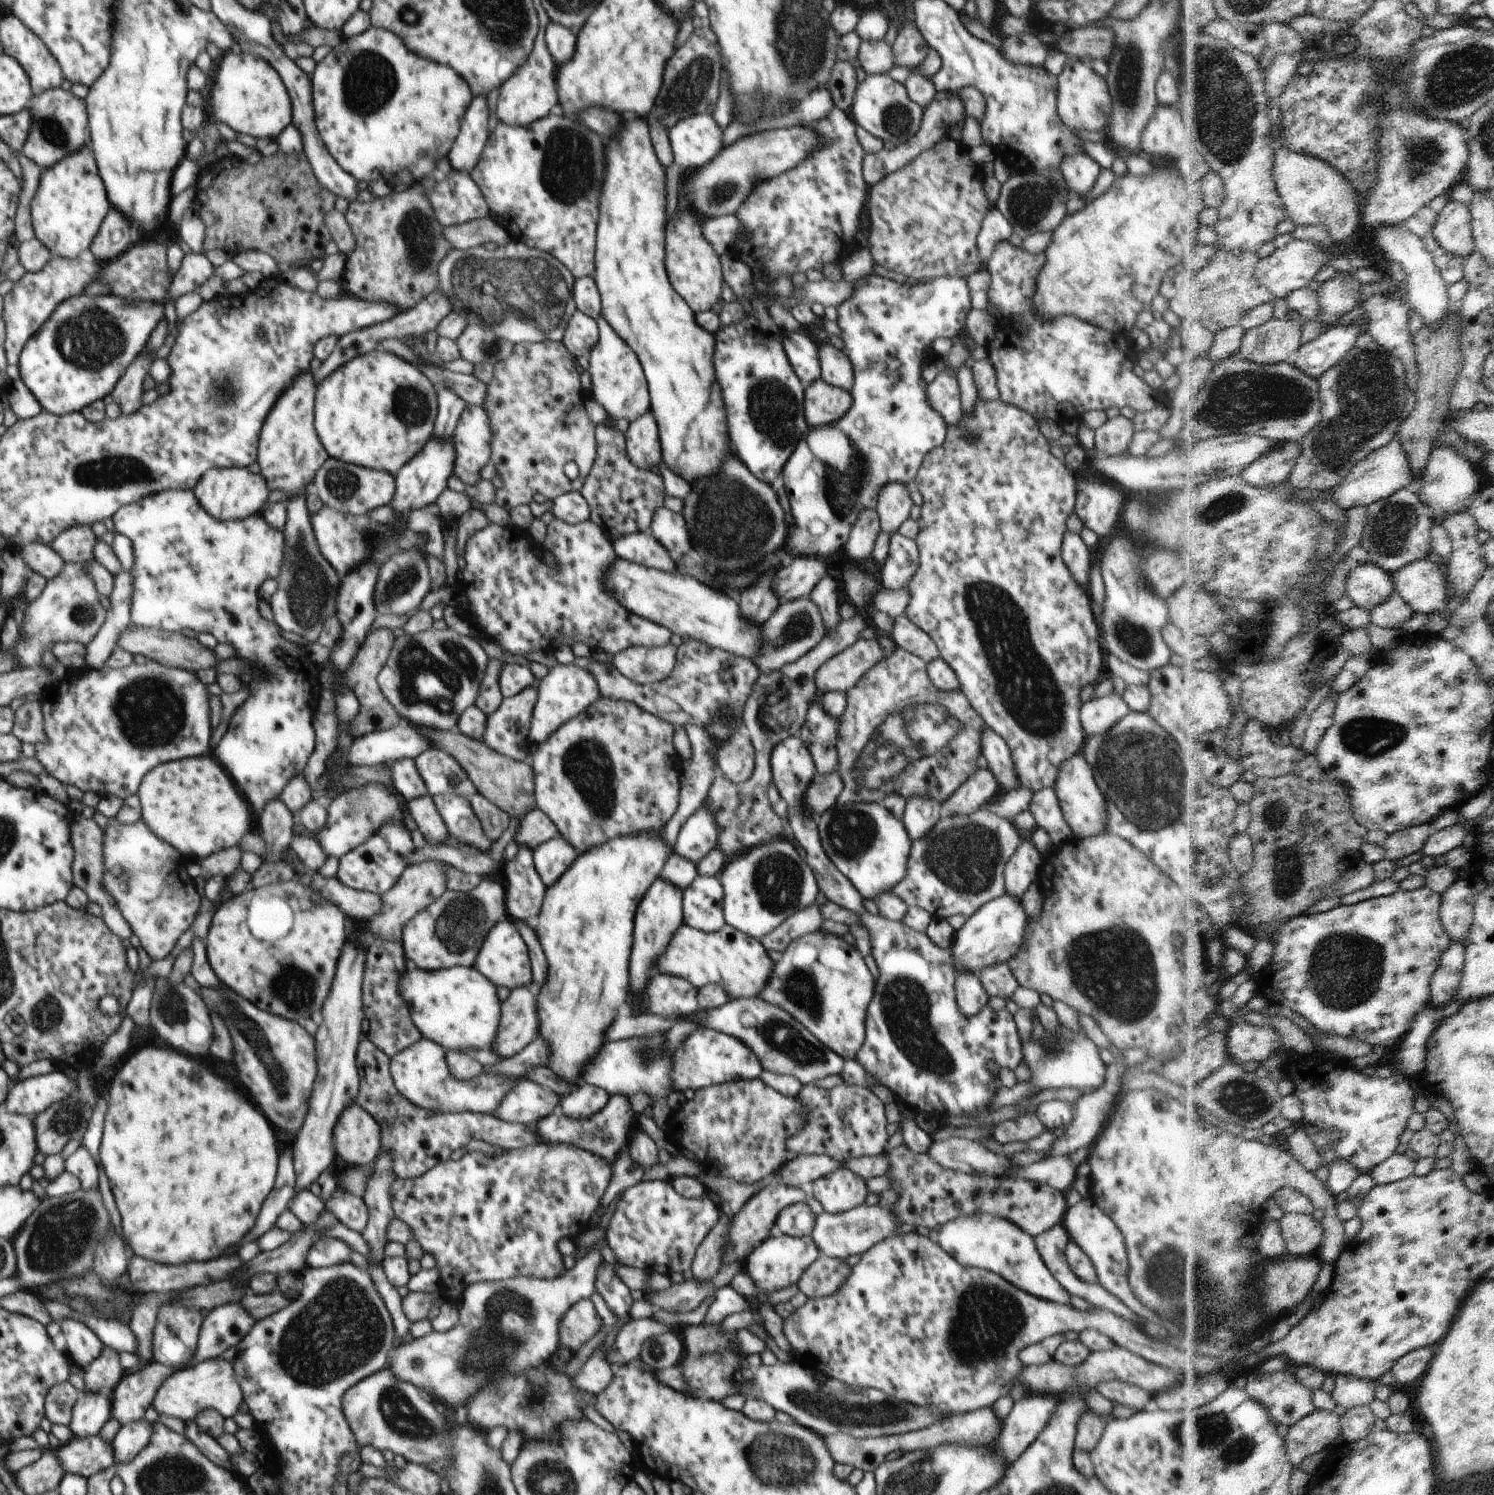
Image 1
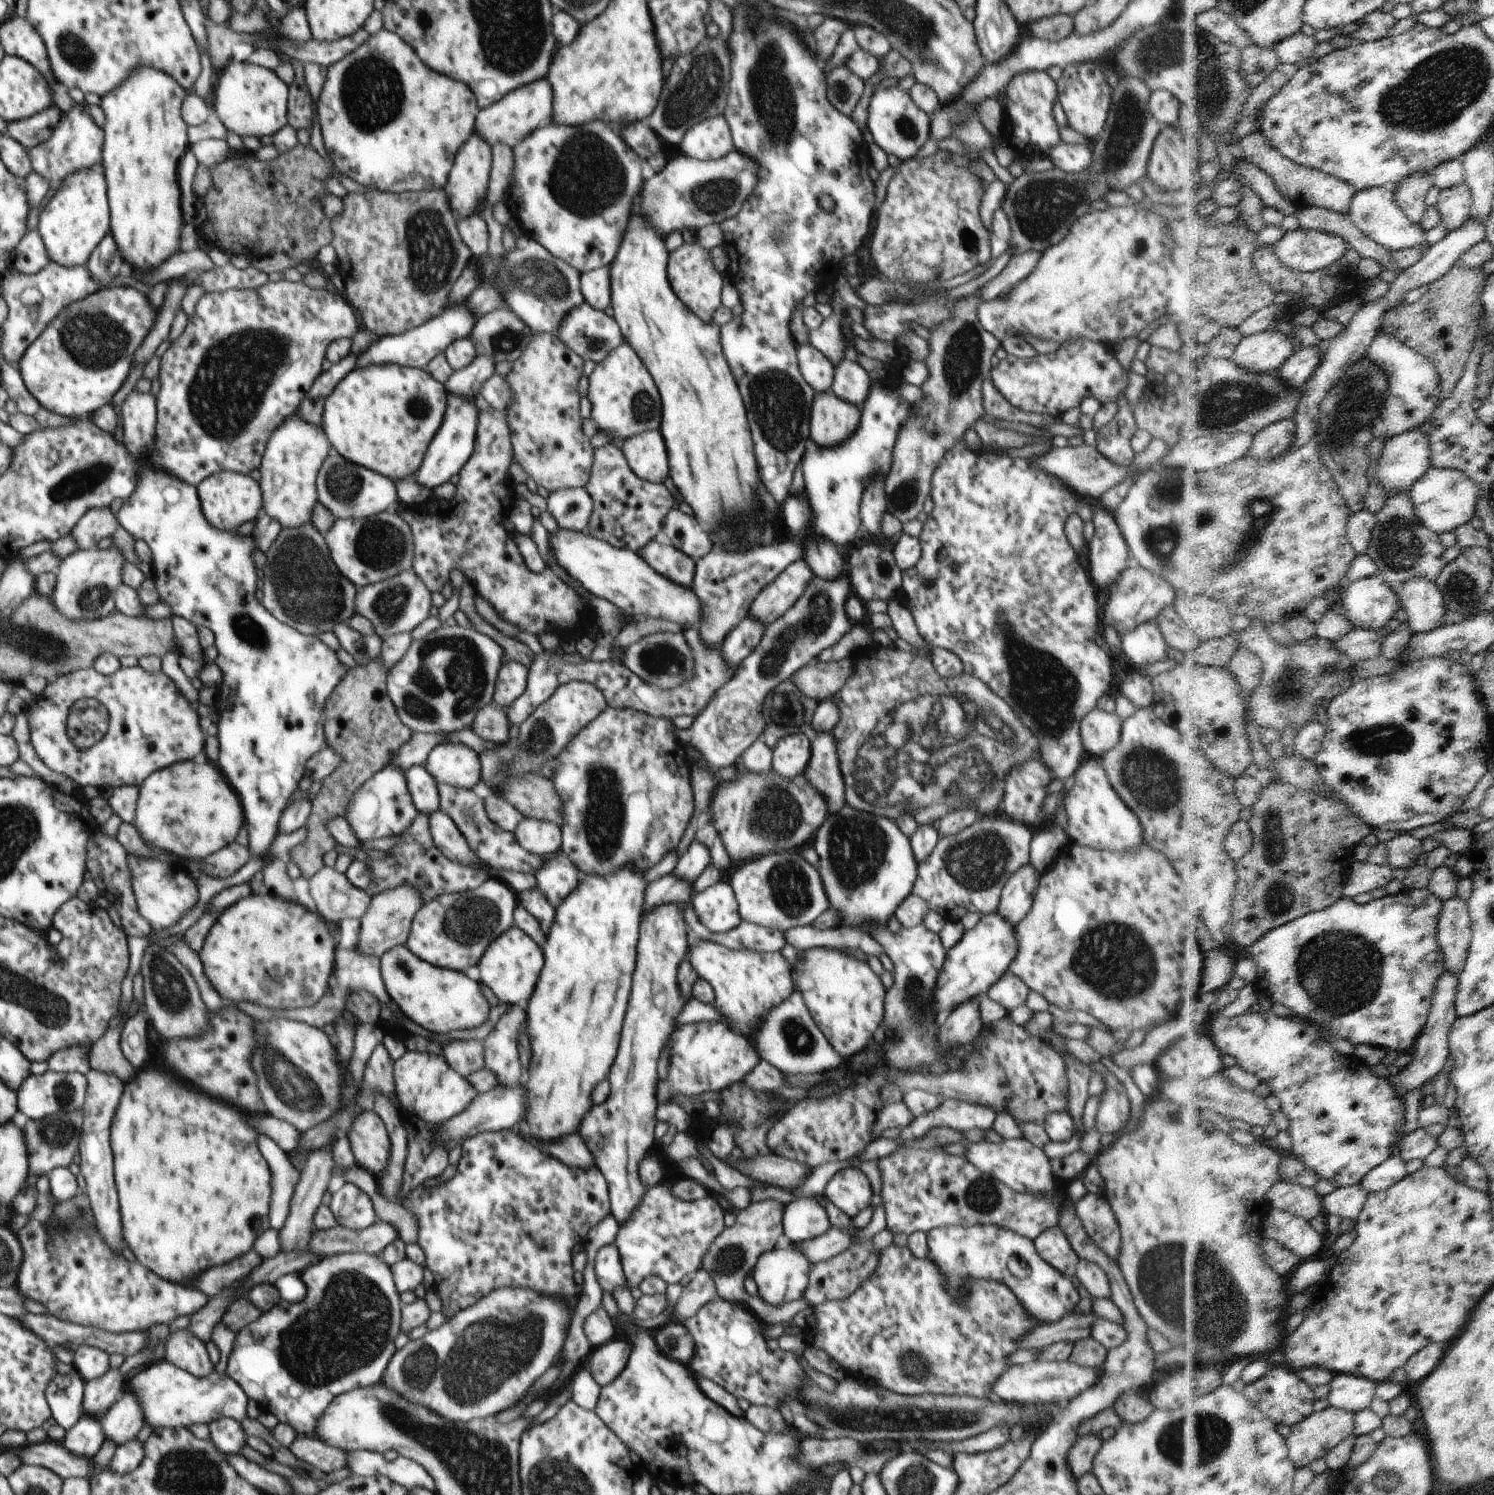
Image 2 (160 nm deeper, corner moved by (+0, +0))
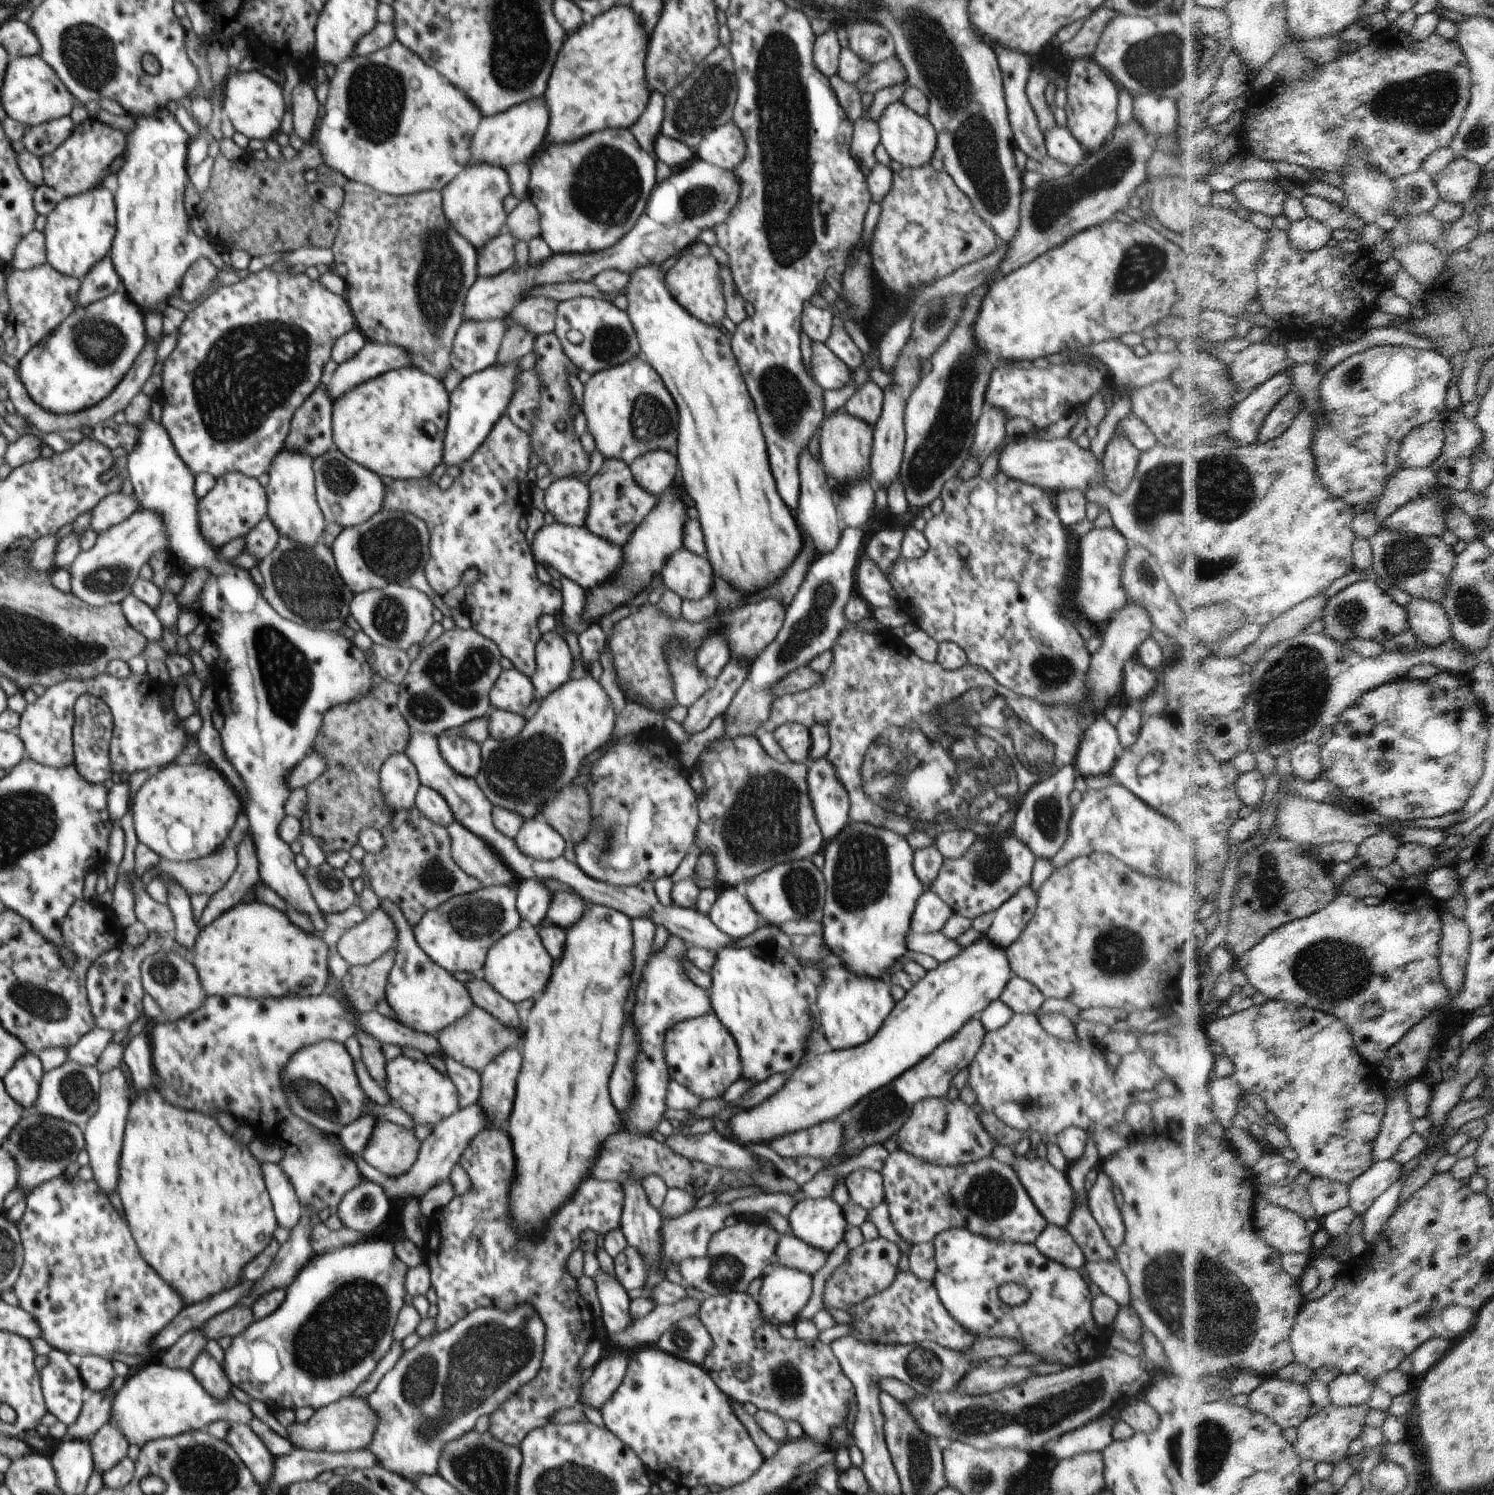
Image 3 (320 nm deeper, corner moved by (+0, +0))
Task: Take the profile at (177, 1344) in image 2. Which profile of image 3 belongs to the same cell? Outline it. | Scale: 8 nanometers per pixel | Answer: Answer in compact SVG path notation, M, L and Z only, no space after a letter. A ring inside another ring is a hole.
M203 1351L198 1354L198 1358L192 1362L189 1369L195 1380L214 1398L226 1400L232 1392L232 1384L225 1374L223 1367L208 1354Z

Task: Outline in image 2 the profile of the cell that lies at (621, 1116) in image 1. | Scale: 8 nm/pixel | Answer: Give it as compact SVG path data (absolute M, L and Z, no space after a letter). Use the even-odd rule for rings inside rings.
M670 903L655 908L642 918L632 994L620 1034L616 1062L608 1074L612 1094L604 1104L594 1106L594 1110L586 1114L580 1128L580 1136L588 1142L588 1148L596 1156L598 1168L607 1180L611 1215L620 1225L631 1217L645 1195L646 1187L639 1177L639 1164L654 1146L658 1108L656 1086L659 1085L656 1066L665 1043L677 1026L677 1017L689 1001L681 993L677 981L680 963L689 950L682 908L682 904Z

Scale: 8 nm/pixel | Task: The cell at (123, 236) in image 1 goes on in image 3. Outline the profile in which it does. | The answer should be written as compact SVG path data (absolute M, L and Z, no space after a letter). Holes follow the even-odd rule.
M106 254L84 276L76 302L79 306L88 306L88 304L102 300L116 292L120 288L120 284L122 284L122 280L120 280L118 272L114 270L112 258L110 258L110 254Z

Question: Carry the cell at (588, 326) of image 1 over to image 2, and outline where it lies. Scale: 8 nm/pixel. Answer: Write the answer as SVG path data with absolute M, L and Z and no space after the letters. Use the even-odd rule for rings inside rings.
M584 301L582 304L571 308L563 317L558 326L557 337L580 358L602 362L615 348L625 342L619 324L614 317L608 316L605 311L590 306Z

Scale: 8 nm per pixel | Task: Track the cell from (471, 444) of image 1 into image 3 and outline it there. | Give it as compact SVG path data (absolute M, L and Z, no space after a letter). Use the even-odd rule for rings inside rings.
M502 414L500 420L494 424L494 428L490 430L490 434L484 443L472 454L471 458L468 458L464 464L460 467L460 476L454 479L454 484L450 486L448 490L440 490L437 484L434 484L430 478L423 477L415 480L396 480L390 484L390 486L385 486L386 492L384 492L384 502L382 502L383 510L394 510L394 512L408 512L408 514L414 514L416 518L424 520L424 523L427 526L429 532L429 548L430 548L430 559L426 562L424 566L424 574L426 576L426 582L430 584L430 588L434 594L439 595L441 598L445 595L450 589L458 586L460 582L467 583L466 588L466 599L463 604L464 610L467 612L472 622L472 627L476 632L482 634L485 638L492 640L502 656L506 657L514 665L514 669L522 672L528 677L534 676L536 672L536 662L534 660L534 650L538 640L541 638L540 630L538 628L538 619L545 614L556 616L558 612L562 609L563 597L561 590L557 587L557 584L544 584L540 582L537 576L536 564L534 563L533 556L531 554L531 548L526 542L526 536L524 532L520 530L518 523L520 519L524 516L524 504L520 502L520 496L524 492L530 494L530 480L528 479L527 472L529 471L530 466L530 455L532 454L532 446L530 446L530 438L528 438L528 433L524 430L520 430L509 416Z

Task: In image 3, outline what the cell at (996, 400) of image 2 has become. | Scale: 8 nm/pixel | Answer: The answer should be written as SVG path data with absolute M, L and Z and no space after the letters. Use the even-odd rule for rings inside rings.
M989 405L983 408L976 424L974 444L969 452L976 456L980 464L983 464L1002 442L1006 442L1005 424L1008 421L1008 414L1004 414L1000 408Z

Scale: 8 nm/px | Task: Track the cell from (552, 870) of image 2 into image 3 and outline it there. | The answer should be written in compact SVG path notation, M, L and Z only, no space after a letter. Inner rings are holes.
M552 892L552 900L548 904L548 913L541 926L558 926L562 930L570 930L584 914L586 902L575 893Z

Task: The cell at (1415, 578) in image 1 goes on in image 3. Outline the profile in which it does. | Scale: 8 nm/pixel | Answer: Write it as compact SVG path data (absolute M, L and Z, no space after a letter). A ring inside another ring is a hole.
M1414 597L1407 607L1409 608L1411 629L1413 629L1414 635L1422 640L1423 647L1438 648L1438 646L1444 646L1450 638L1455 637L1451 618L1441 599Z

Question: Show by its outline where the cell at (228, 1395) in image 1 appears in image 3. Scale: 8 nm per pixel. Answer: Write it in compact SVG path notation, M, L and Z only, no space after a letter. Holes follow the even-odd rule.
M154 1360L148 1362L134 1376L126 1378L126 1383L112 1400L112 1414L110 1414L109 1424L116 1426L124 1434L129 1445L134 1444L142 1449L146 1442L158 1438L177 1436L186 1432L204 1431L210 1424L218 1422L218 1420L224 1420L230 1424L250 1424L253 1417L248 1404L238 1402L232 1394L226 1400L218 1400L212 1394L208 1394L188 1369L168 1368L168 1366L158 1363L158 1360Z

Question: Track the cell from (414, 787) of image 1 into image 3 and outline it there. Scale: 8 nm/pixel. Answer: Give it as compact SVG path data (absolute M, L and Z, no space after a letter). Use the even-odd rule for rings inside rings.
M421 785L418 788L415 797L415 807L422 812L425 818L435 824L446 827L448 824L455 822L454 814L452 814L452 810L446 804L446 800L436 790L428 786Z

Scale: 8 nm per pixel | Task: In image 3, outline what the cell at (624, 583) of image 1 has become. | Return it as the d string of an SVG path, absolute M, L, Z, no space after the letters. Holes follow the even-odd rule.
M557 521L554 524L545 524L536 532L531 552L534 553L534 558L540 565L554 568L562 577L576 582L576 585L585 591L614 576L620 570L622 558L624 558L622 547L618 544L612 544L592 534L585 526L568 526Z

